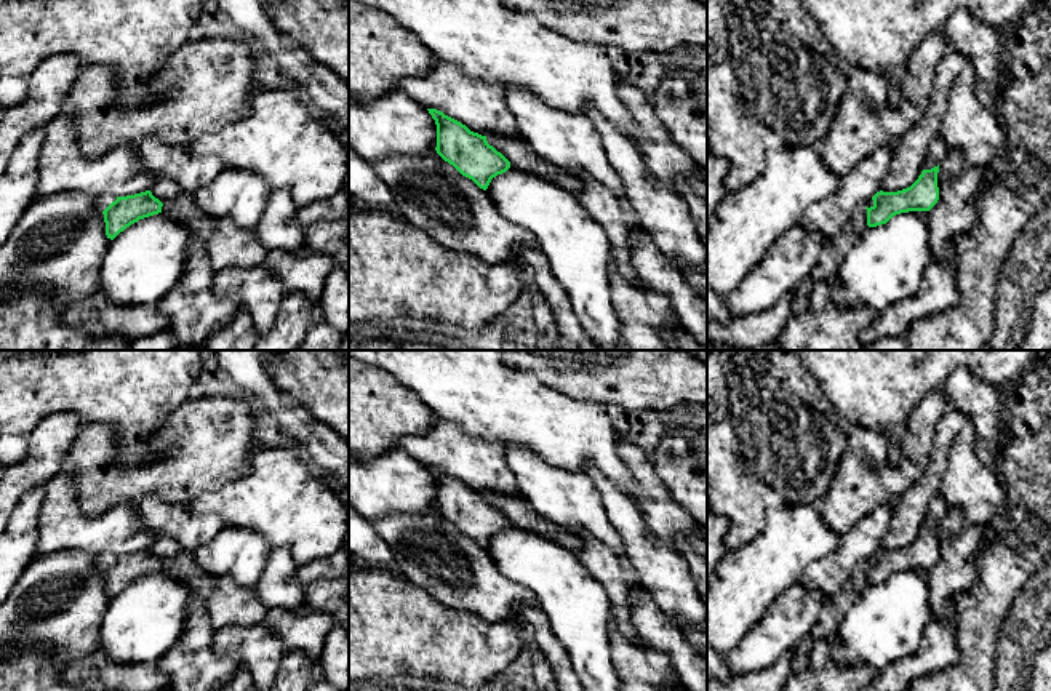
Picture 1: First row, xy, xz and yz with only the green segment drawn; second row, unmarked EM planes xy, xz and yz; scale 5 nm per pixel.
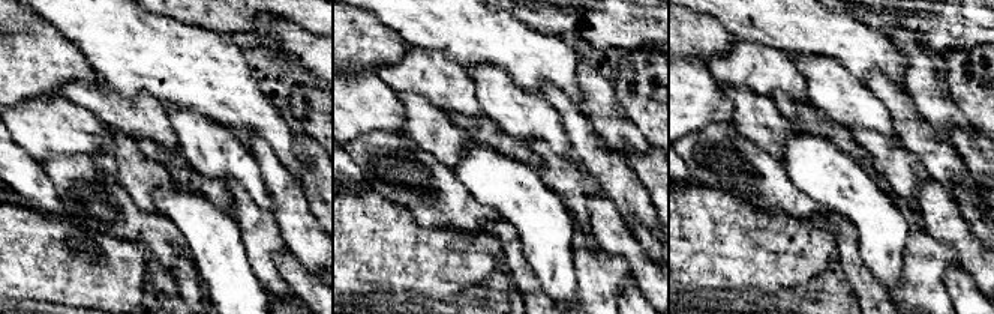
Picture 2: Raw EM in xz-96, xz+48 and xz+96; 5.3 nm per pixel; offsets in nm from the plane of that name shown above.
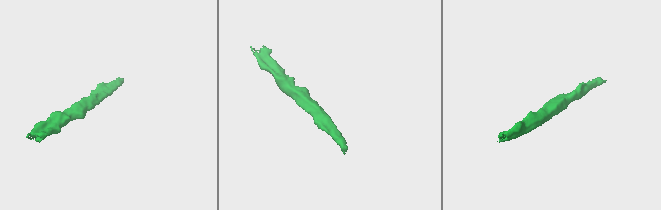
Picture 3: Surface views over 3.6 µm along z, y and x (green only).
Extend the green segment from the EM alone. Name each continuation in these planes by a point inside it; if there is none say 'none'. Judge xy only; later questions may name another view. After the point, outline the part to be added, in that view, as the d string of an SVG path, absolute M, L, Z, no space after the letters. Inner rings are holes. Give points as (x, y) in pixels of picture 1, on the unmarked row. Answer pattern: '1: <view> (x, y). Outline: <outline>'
1: xy (103, 560). Outline: M110 552L98 555L96 557L96 566L98 566L98 569L102 571L115 558L117 558L117 555L110 553Z

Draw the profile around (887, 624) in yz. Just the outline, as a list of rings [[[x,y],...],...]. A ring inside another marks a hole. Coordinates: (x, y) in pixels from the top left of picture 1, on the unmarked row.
[[[926,569],[893,574],[886,582],[869,585],[838,624],[832,643],[832,657],[843,669],[872,667],[885,670],[920,648],[931,619],[929,577]]]

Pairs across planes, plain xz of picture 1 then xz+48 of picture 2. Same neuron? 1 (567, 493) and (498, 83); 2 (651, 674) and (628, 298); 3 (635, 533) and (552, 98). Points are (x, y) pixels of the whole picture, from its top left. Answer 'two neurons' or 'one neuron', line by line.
1: one neuron
2: two neurons
3: one neuron

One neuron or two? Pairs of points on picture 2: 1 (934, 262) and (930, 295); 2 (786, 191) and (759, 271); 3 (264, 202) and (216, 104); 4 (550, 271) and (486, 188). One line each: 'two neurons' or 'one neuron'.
1: one neuron
2: two neurons
3: two neurons
4: one neuron

